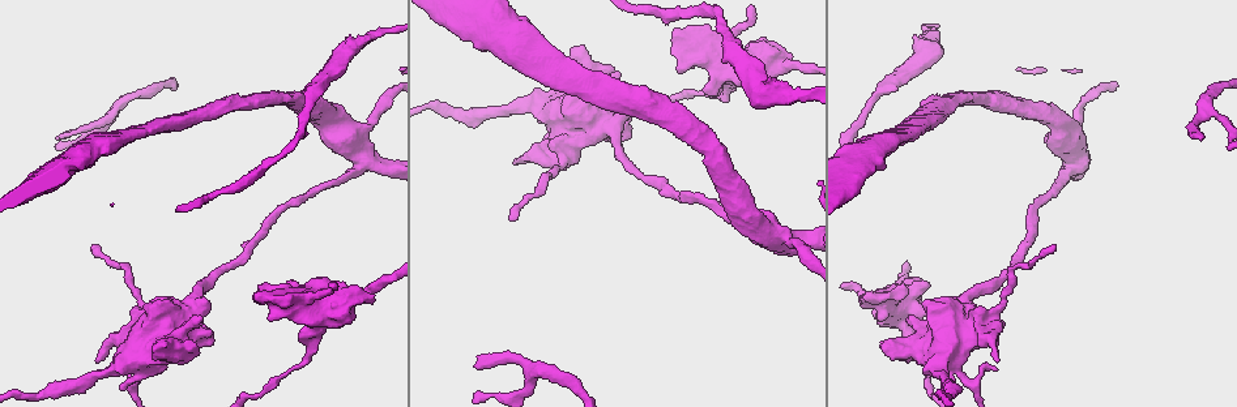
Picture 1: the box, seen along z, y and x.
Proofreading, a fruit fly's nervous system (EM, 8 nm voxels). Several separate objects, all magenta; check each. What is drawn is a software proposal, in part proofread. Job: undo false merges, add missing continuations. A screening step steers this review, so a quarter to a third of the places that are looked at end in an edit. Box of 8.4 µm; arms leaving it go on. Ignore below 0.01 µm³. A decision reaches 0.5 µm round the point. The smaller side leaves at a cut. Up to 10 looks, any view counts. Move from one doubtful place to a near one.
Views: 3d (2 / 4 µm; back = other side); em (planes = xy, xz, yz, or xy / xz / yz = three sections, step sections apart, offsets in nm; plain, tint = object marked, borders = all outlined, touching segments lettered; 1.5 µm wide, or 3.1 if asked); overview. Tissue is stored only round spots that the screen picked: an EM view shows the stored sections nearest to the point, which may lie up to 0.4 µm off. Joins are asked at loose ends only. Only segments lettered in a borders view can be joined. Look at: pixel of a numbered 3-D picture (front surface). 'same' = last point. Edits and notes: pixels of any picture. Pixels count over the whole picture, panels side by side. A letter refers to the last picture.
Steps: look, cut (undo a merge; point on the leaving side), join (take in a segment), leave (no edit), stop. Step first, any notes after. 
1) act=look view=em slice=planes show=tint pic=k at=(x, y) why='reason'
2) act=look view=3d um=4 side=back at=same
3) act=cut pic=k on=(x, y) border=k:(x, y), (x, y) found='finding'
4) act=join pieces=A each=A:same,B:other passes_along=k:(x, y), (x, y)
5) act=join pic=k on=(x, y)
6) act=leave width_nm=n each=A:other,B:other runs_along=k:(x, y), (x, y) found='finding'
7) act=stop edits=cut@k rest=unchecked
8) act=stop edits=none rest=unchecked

act=look view=em slice=xy step=4 show=borders pic=1 at=(162, 345) why='an open end'

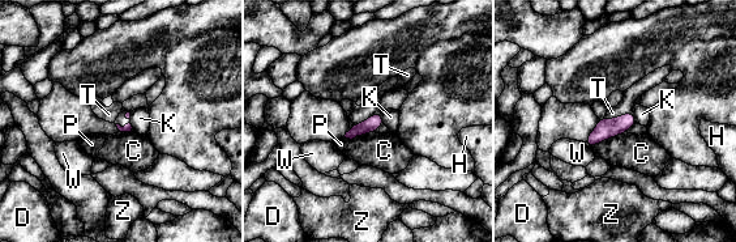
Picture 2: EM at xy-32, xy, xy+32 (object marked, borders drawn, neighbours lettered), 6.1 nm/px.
act=look view=em slice=planes show=borders at=same

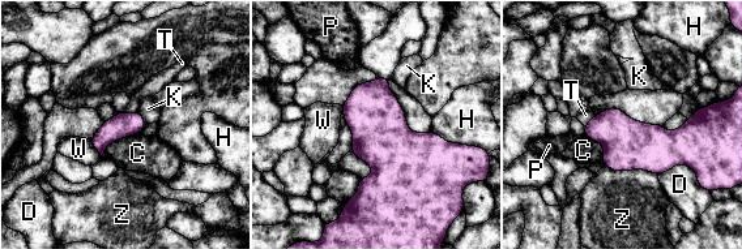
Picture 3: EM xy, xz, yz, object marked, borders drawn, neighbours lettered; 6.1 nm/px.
act=leave width_nm=300 each=C:other,D:other,H:other,K:other,P:other,T:other,W:other,Z:other border=3:(139, 111), (146, 121) found='no lettered segment goes on from it'

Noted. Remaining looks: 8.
act=look view=em slice=yz step=8 show=tint pic=1 at=(1076, 163) why='four or more arms meet'

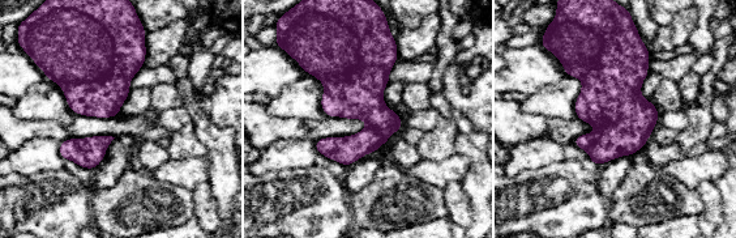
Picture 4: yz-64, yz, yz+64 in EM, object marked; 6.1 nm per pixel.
act=look view=em slice=xy step=4 show=borders at=same why='cut it another way'

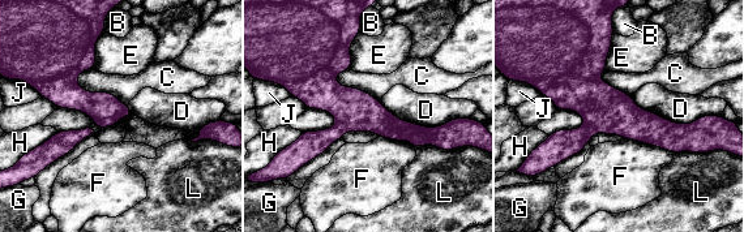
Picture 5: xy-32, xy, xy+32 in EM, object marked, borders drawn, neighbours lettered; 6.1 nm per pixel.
act=leave each=B:other,C:other,D:other,E:other,F:other,G:other,H:other,J:other,L:other runs_along=5:(302, 93), (436, 133) found='all the same neuron'

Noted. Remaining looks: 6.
act=look view=3d um=2 side=back pic=1 at=(135, 384) why='calibre changes'

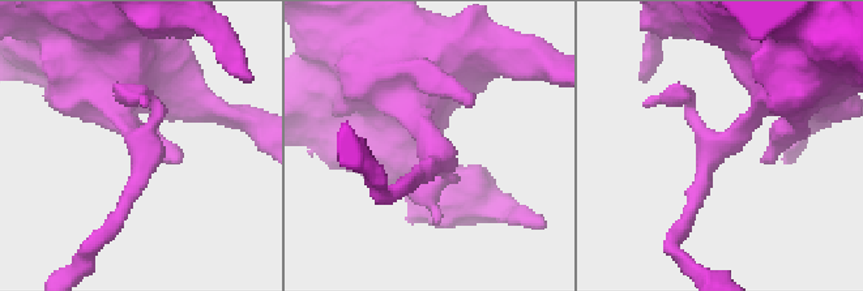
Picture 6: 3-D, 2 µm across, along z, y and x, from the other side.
act=look view=em slice=yz step=4 show=borders pic=6 at=(136, 139)

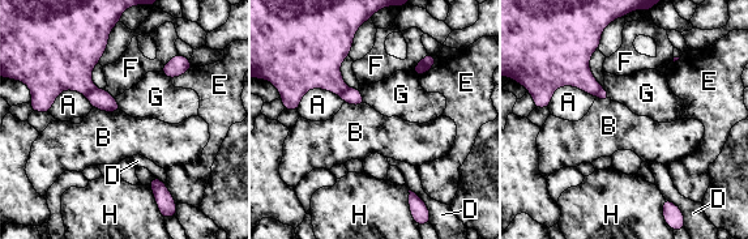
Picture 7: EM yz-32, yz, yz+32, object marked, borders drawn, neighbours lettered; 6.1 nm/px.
act=look view=em slice=planes show=borders at=same why='cut it another way'

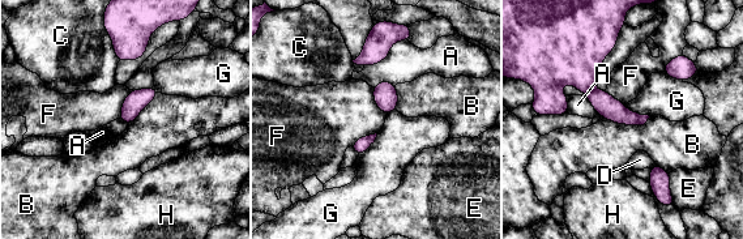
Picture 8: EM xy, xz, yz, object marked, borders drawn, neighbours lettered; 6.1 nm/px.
act=cut pic=8 on=(605, 105) each=A:other,B:other,C:other,D:other,E:other,F:other,G:other,H:other part_leaving=8:(590, 95), (624, 116), (644, 118) found='two neurons meet here'

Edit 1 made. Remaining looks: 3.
act=look view=overview why='redraw'

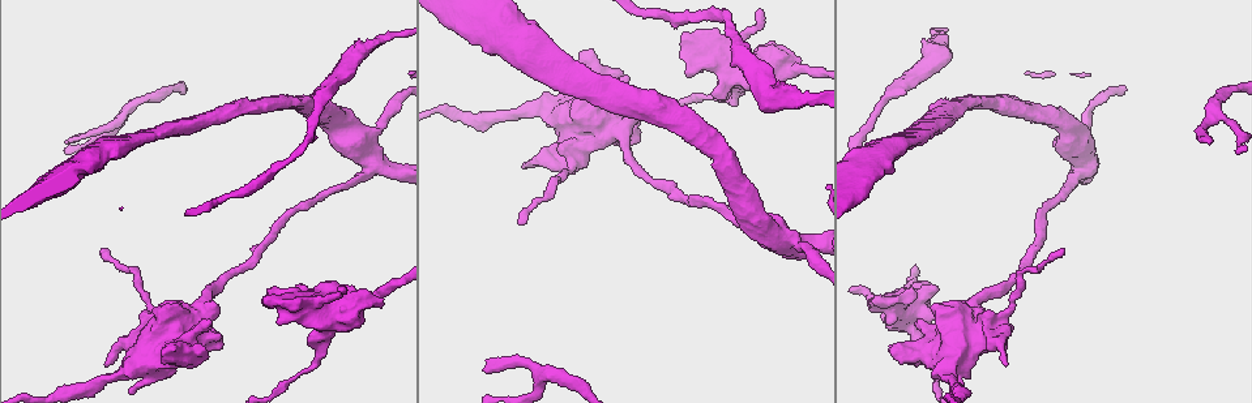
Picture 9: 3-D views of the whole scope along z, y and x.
act=look view=em slice=xz step=8 show=borders pic=9 at=(1209, 143) why='thin end'

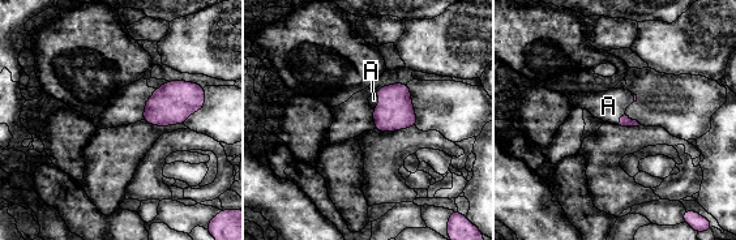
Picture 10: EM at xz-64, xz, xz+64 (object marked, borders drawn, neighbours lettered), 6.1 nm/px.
act=look view=em slice=planes show=borders at=same

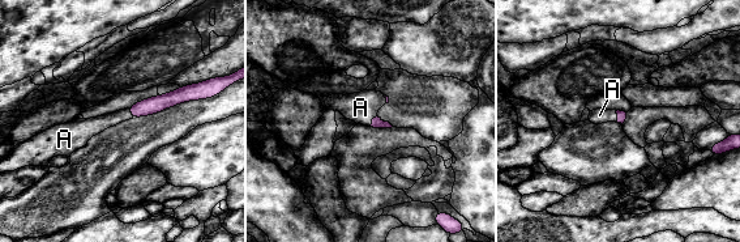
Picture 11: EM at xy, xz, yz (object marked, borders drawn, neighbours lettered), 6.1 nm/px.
act=join pieces=A longest_contact=A:80nm each=A:same passes_along=11:(377, 122), (372, 120), (360, 107) found='the neuron continues'

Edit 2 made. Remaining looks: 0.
act=stop edits=cut@8,join@11 rest=unchecked

